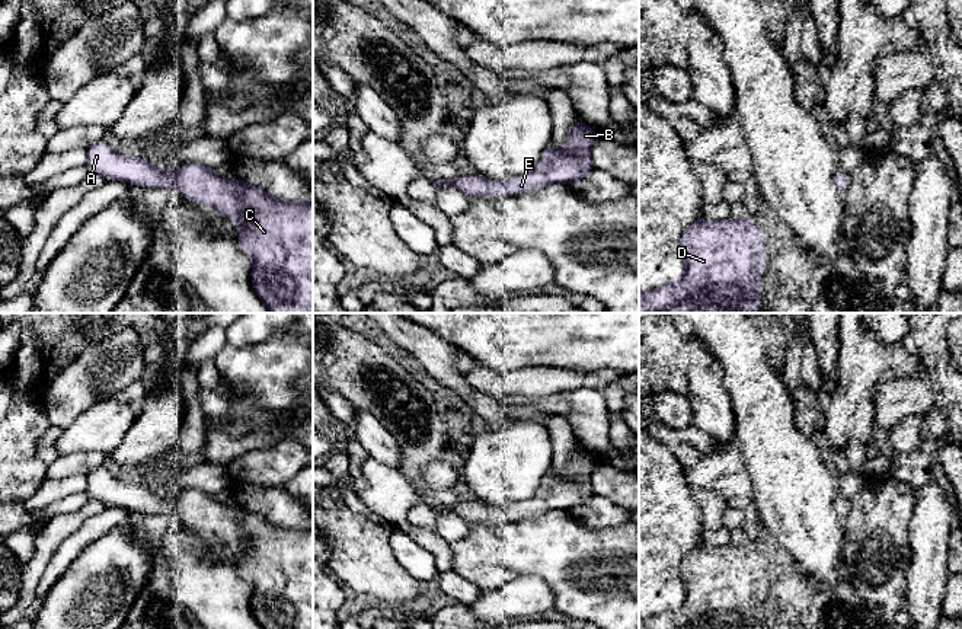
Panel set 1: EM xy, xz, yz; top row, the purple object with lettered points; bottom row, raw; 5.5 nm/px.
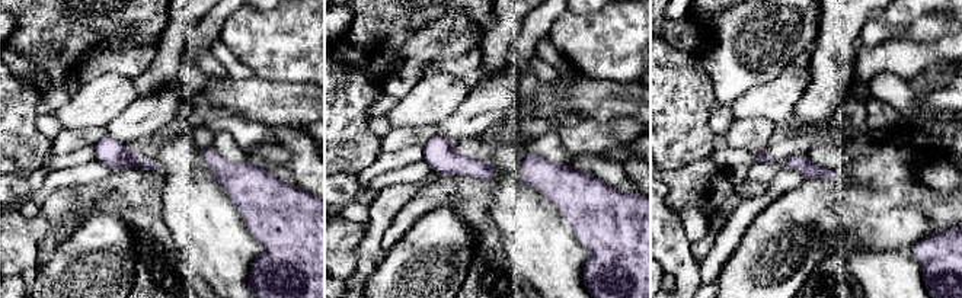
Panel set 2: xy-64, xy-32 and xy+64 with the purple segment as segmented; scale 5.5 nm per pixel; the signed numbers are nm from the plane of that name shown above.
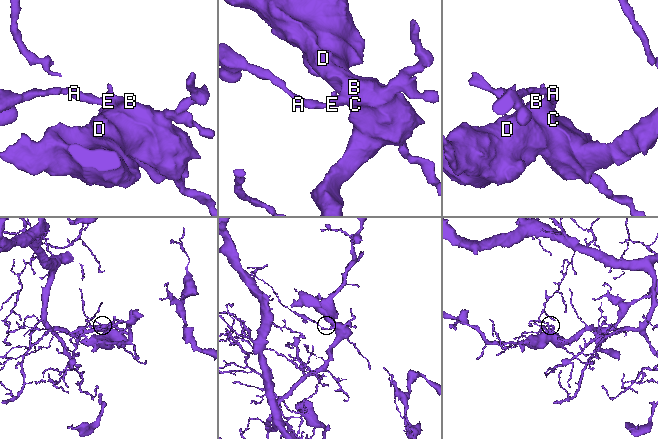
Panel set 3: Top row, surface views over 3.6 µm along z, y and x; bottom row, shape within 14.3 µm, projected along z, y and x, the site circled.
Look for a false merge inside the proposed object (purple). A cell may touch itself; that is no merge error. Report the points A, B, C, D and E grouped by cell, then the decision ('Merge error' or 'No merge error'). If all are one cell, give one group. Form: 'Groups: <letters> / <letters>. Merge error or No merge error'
Groups: A B C D E. No merge error

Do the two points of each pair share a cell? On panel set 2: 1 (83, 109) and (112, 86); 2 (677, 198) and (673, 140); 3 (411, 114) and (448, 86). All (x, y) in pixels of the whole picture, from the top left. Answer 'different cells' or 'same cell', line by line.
1: same cell
2: different cells
3: same cell

